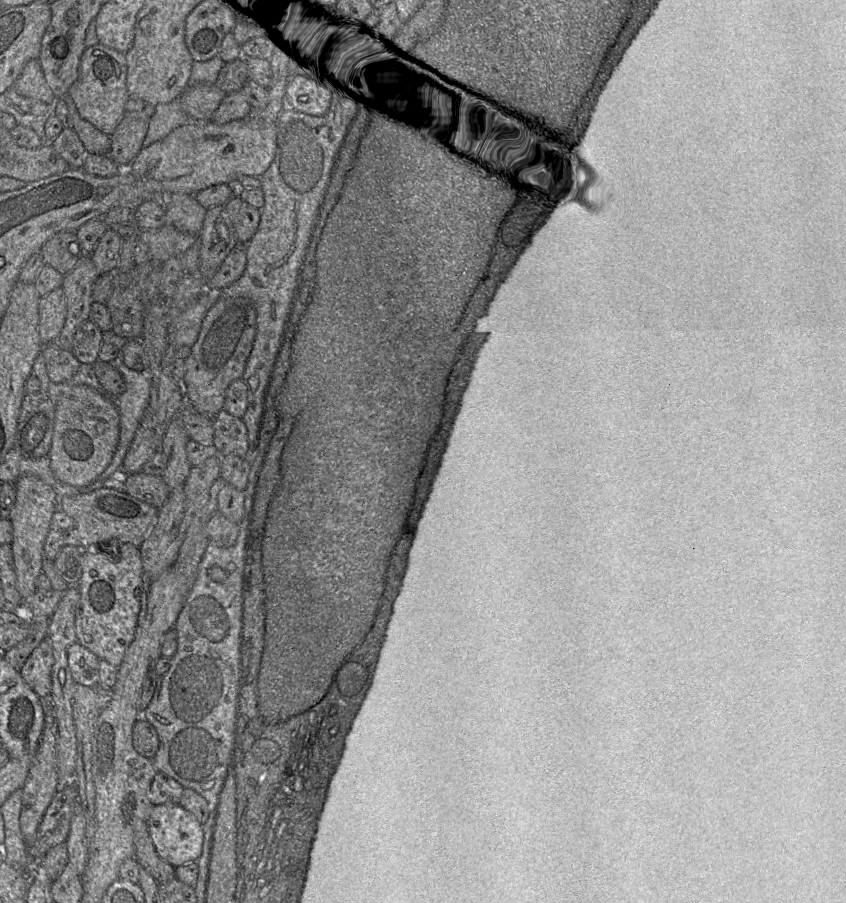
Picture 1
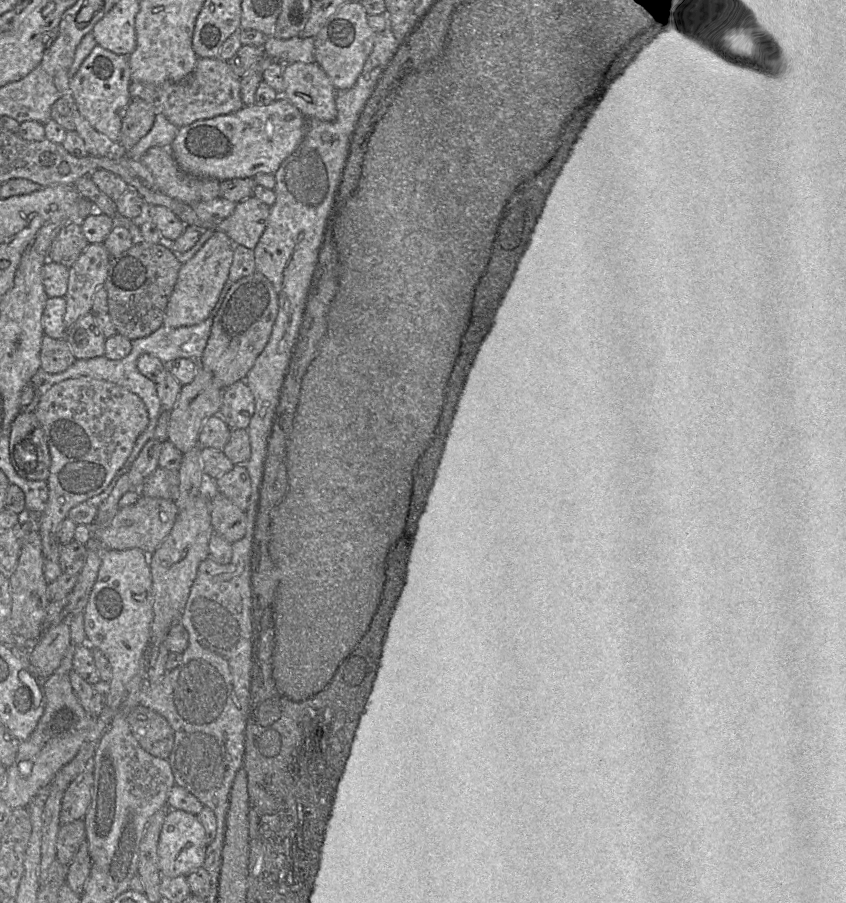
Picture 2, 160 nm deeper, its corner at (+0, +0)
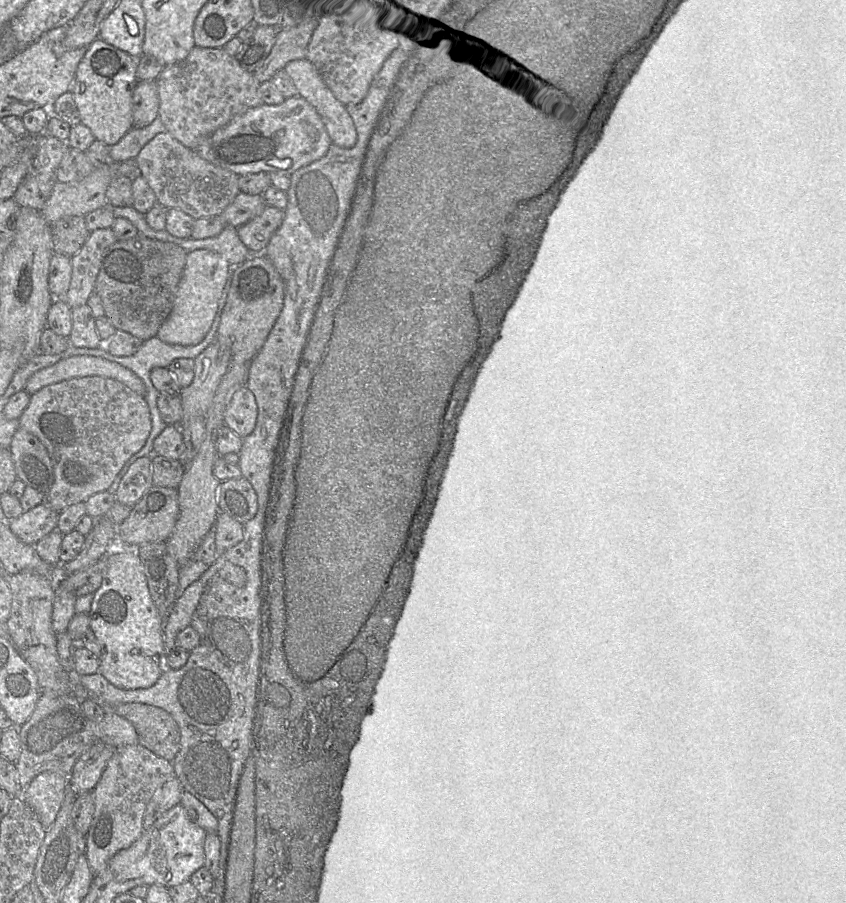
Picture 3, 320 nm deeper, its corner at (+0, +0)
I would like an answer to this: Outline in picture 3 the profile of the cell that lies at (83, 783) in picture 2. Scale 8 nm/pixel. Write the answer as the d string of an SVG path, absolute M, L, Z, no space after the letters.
M104 743L95 744L78 759L68 776L68 783L77 795L91 793L115 749Z

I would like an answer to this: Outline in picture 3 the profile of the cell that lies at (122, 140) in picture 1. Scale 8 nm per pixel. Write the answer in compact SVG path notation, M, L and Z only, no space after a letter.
M156 80L138 81L132 93L133 127L142 128L159 115Z

